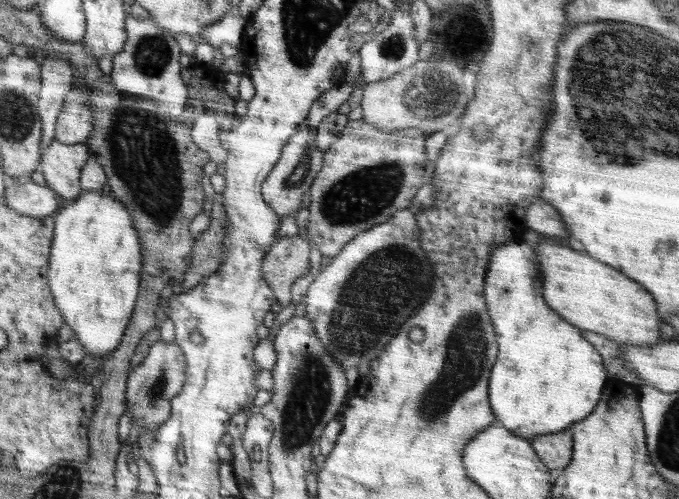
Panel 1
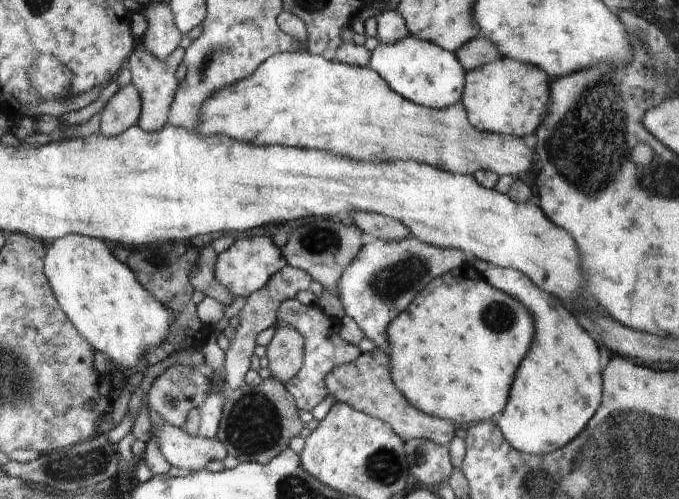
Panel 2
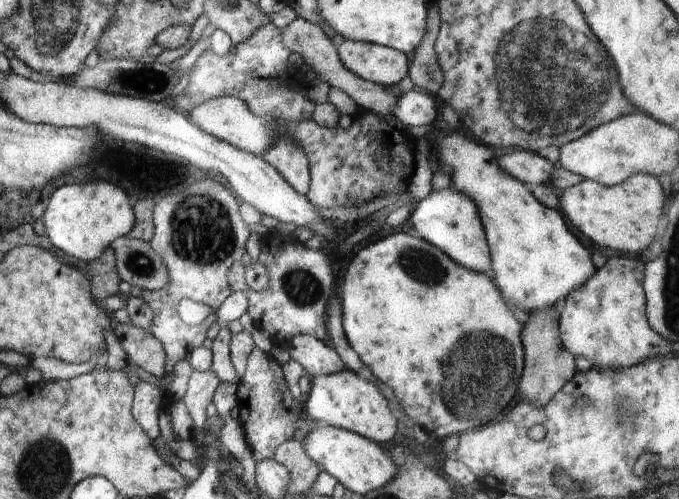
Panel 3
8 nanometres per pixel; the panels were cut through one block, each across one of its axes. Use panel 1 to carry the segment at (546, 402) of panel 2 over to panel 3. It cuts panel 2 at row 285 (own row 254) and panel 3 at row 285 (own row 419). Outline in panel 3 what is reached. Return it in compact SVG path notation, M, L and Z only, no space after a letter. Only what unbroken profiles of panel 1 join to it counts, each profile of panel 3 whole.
M453 130L449 135L436 134L430 141L437 142L439 146L439 167L445 173L451 175L451 186L454 190L462 190L472 202L477 204L480 220L484 225L487 244L492 260L492 279L505 302L511 302L516 310L532 313L542 308L561 305L562 301L574 290L578 290L582 284L592 278L592 274L598 269L590 260L588 250L580 241L568 231L560 212L556 209L544 206L526 188L526 184L520 182L498 164L498 157L488 147L477 142L469 134L462 134Z

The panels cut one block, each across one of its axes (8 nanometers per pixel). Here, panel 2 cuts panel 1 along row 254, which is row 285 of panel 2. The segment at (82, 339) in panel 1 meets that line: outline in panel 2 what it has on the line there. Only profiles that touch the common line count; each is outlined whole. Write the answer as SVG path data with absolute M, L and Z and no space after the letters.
M78 234L63 236L47 249L44 272L60 308L85 340L97 352L105 354L119 369L132 368L138 363L142 354L148 355L164 335L167 335L173 312L140 284L129 266L114 258L110 247L108 242L94 237L78 236Z

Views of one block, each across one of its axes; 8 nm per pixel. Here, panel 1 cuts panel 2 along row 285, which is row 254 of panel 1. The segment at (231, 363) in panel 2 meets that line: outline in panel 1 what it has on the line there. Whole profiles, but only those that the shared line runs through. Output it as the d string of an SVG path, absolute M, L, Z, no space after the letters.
M298 235L284 236L276 240L262 258L262 275L265 282L270 286L276 300L283 307L291 302L290 290L297 278L304 277L310 272L310 242Z

